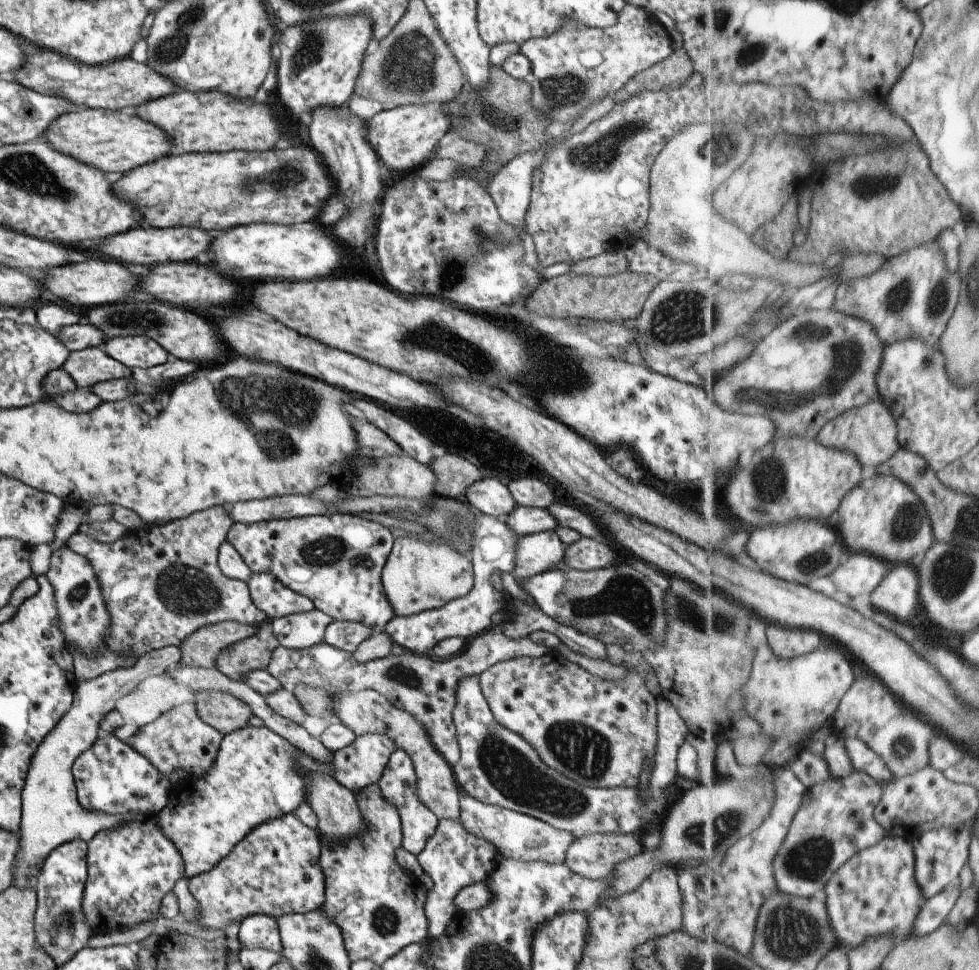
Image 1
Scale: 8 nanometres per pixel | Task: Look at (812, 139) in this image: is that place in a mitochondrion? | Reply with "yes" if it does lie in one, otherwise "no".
no

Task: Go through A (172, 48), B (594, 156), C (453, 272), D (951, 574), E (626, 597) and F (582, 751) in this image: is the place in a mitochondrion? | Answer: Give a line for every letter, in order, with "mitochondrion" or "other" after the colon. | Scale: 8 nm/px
A: mitochondrion
B: mitochondrion
C: mitochondrion
D: mitochondrion
E: mitochondrion
F: mitochondrion

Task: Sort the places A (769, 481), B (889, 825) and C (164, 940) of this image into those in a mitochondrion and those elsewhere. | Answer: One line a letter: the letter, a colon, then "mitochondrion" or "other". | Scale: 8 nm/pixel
A: mitochondrion
B: other
C: other

